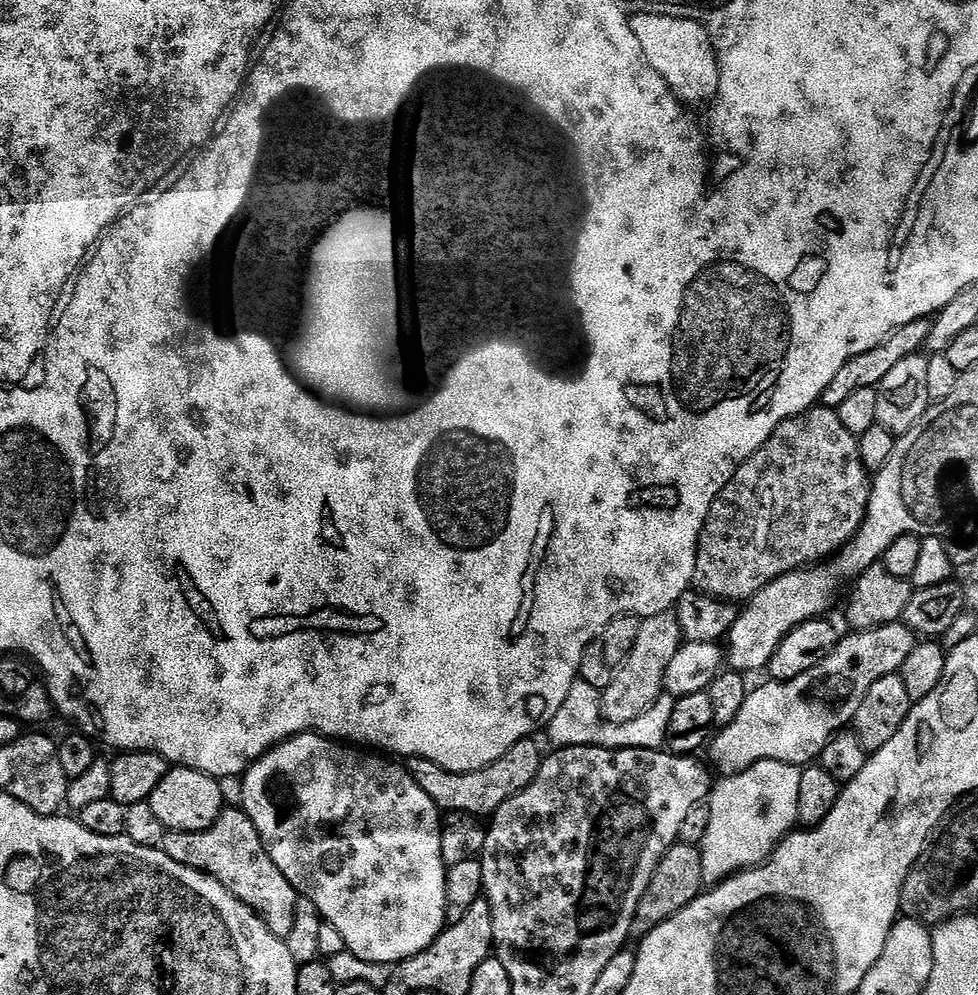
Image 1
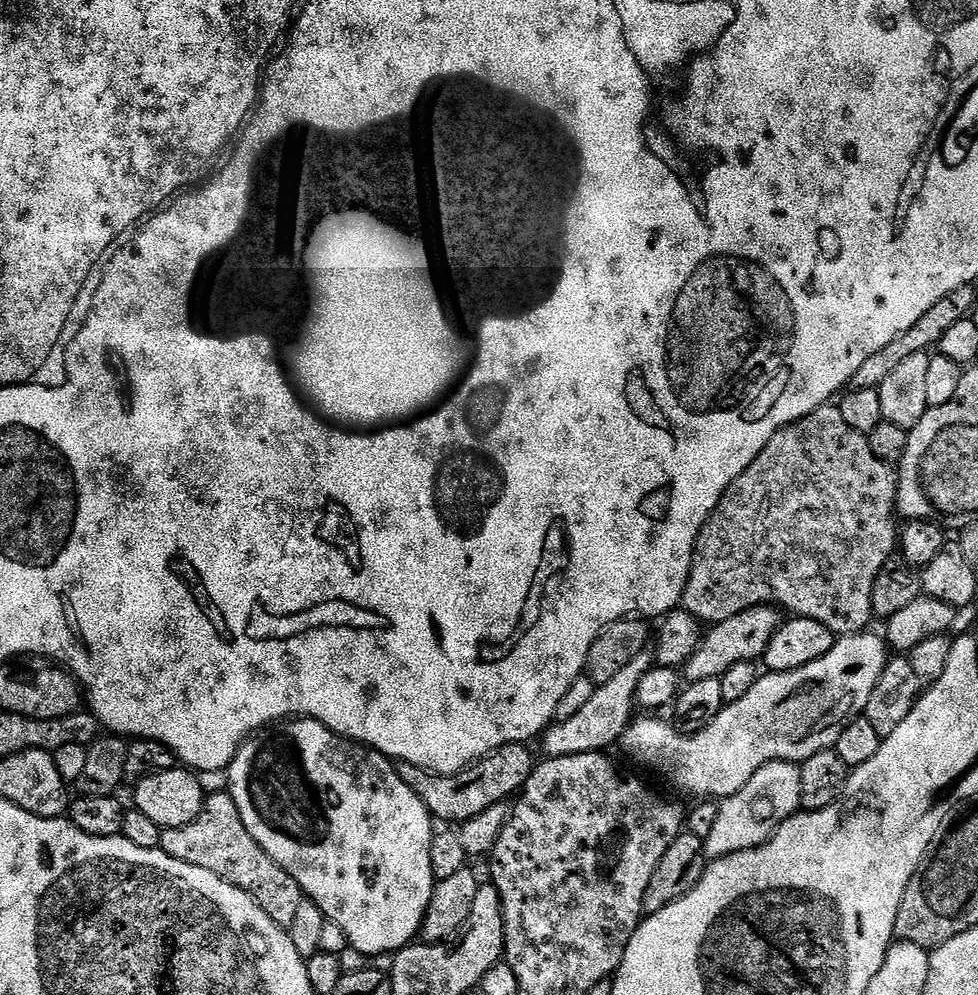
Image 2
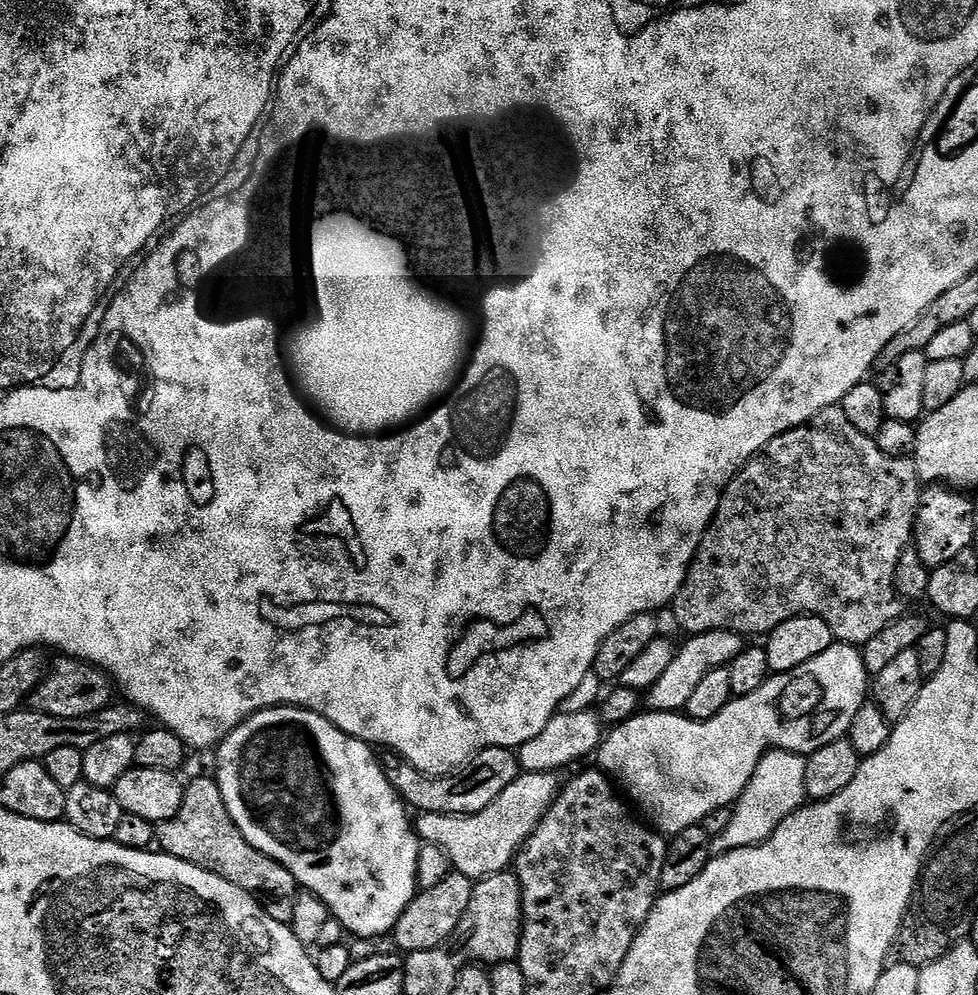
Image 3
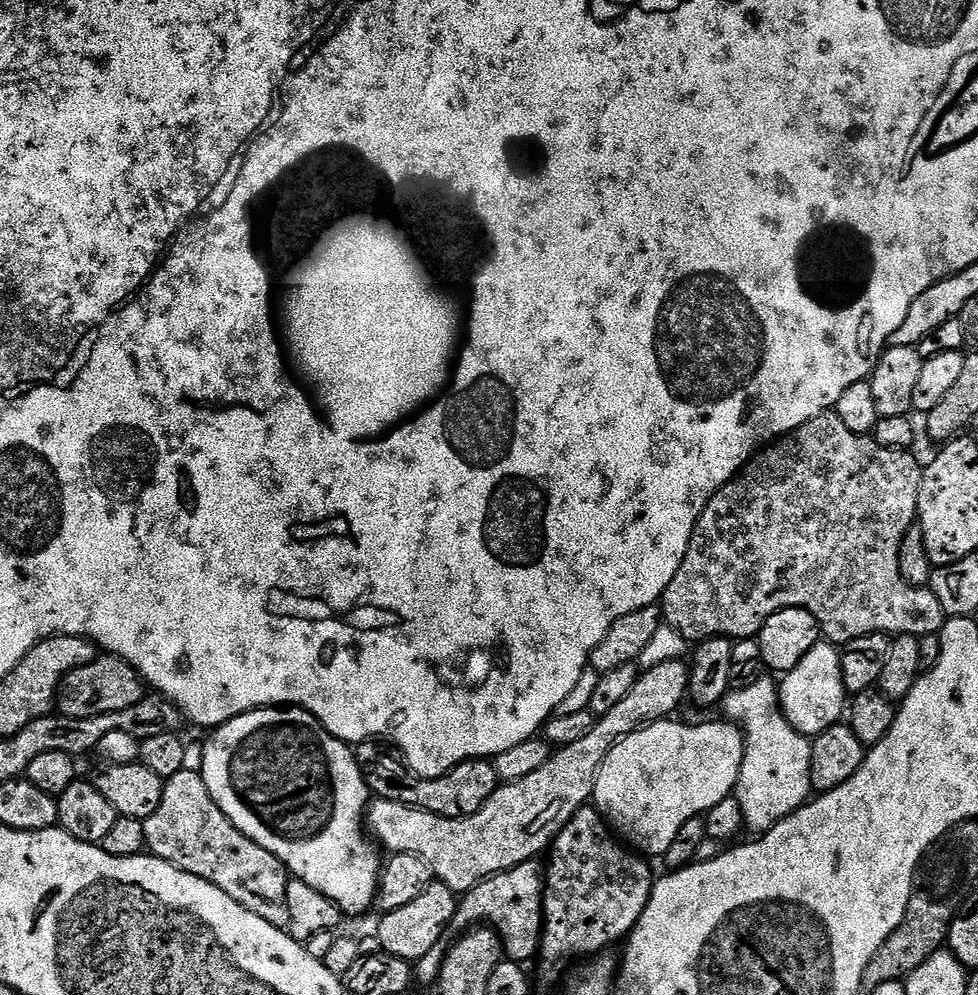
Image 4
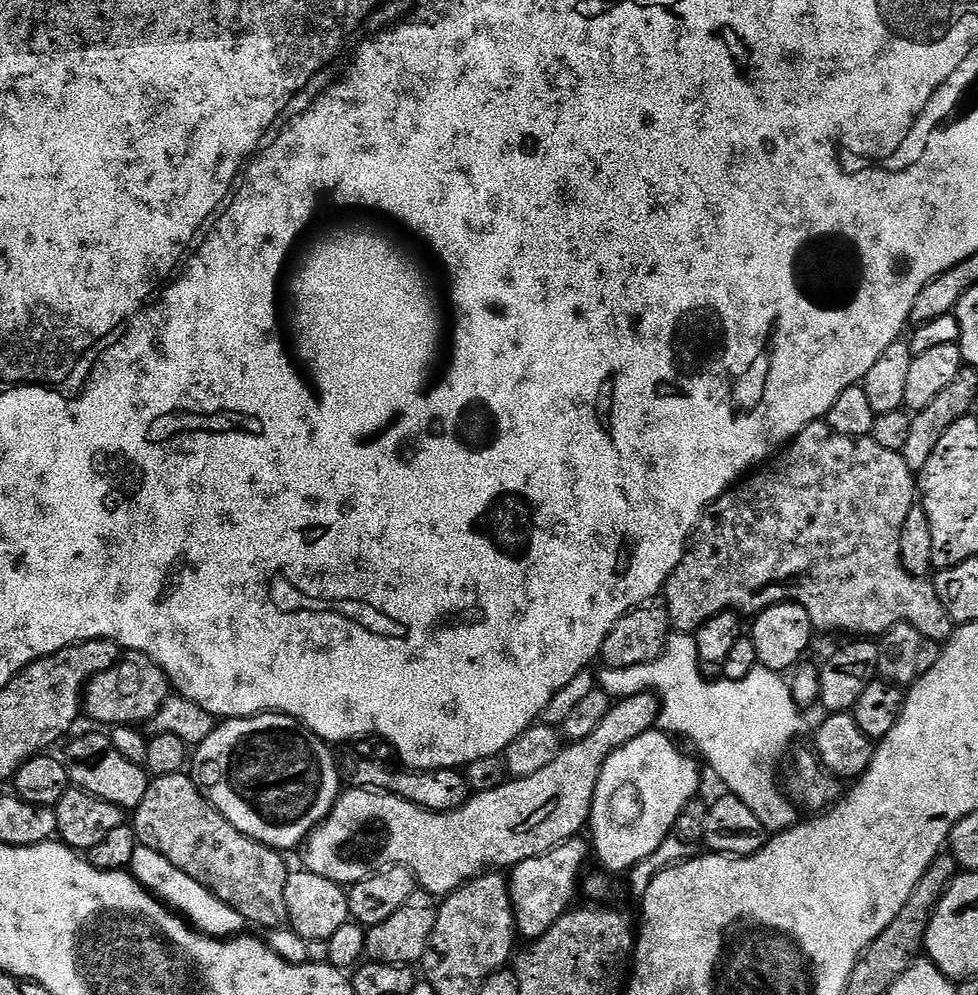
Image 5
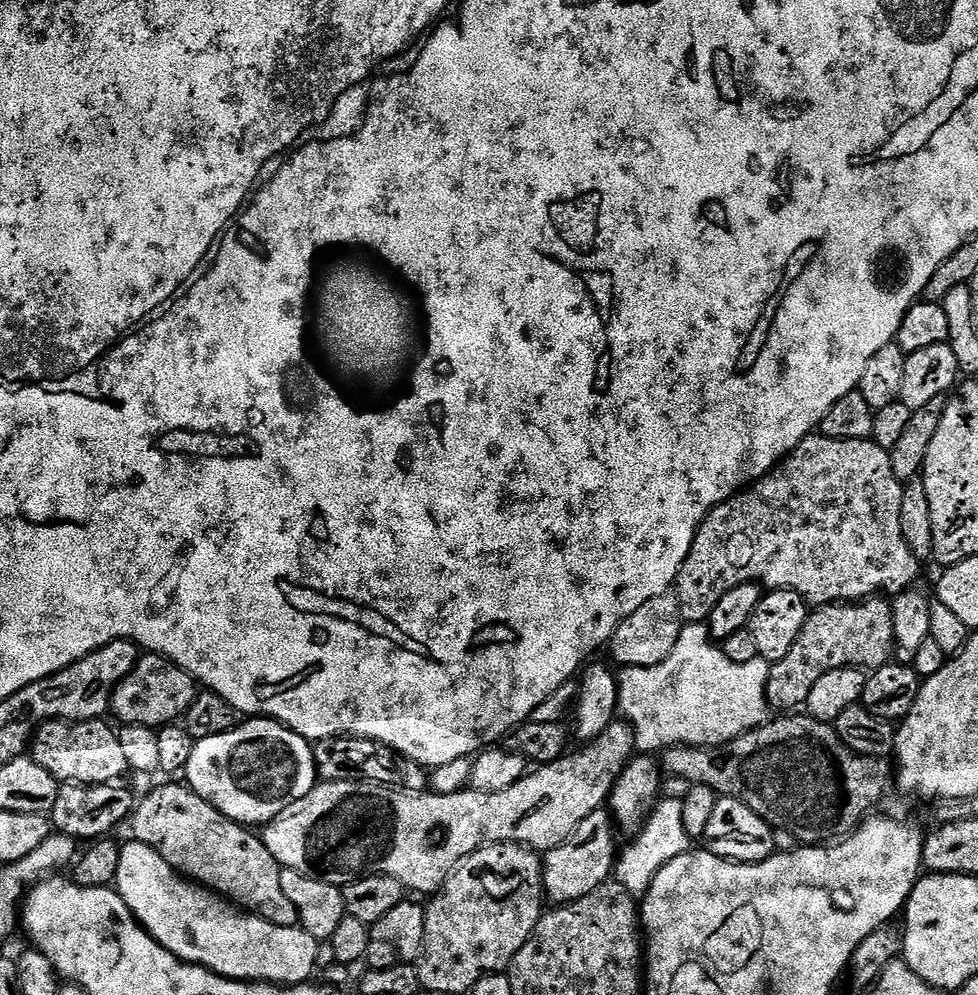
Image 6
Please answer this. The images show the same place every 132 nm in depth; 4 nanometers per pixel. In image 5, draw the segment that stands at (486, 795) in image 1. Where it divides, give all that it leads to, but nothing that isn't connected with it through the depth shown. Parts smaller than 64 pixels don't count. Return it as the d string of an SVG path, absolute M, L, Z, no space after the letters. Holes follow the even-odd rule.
M376 738L353 743L344 750L344 757L342 755L339 757L338 767L345 785L353 788L370 788L378 792L391 792L392 795L400 796L406 802L431 812L453 812L468 801L470 789L468 777L463 771L454 768L413 770L394 755L391 747L385 746Z

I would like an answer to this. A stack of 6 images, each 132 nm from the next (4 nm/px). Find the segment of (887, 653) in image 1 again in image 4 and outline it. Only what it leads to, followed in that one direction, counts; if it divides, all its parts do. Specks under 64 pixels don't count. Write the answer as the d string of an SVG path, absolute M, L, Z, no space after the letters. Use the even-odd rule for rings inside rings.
M821 642L783 677L779 685L780 707L794 730L803 736L815 738L830 726L845 719L850 704L850 693L844 684L844 662L842 652L831 642ZM669 718L643 725L621 738L606 754L596 775L592 791L596 811L633 849L649 857L663 857L686 822L703 817L736 791L744 761L744 734L735 723L727 723L679 724L676 718Z

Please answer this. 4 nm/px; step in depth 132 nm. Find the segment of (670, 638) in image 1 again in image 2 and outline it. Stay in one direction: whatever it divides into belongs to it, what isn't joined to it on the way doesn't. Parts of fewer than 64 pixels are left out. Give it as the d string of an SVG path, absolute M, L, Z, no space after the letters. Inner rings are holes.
M645 650L642 654L638 654L638 658L632 659L615 678L610 678L610 682L599 685L589 695L586 706L582 706L582 710L578 710L578 714L574 714L568 720L553 723L543 733L543 755L548 758L562 758L574 754L604 752L615 740L617 743L634 719L632 708L637 707L636 691L638 690L638 682L642 682L644 675L653 667L653 653Z

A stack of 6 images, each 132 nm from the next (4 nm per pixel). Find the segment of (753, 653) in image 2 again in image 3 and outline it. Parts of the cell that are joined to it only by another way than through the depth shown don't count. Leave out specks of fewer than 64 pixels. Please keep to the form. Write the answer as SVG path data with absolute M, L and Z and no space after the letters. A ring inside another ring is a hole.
M726 630L689 635L685 640L688 641L677 647L674 662L670 662L670 666L663 671L662 678L658 678L658 682L654 682L654 686L646 693L646 704L651 711L679 713L686 706L686 702L690 702L694 686L698 686L698 682L702 682L702 678L706 678L710 670L726 668L734 658L738 658L738 654L742 654L746 646L745 637Z

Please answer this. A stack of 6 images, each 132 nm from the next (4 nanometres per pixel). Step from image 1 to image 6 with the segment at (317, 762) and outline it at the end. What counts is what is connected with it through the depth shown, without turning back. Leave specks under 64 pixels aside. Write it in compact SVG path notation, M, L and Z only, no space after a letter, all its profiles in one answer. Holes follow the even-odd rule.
M267 718L237 723L226 734L196 741L186 769L187 787L193 788L226 818L245 826L267 826L284 815L316 787L313 745L285 724Z

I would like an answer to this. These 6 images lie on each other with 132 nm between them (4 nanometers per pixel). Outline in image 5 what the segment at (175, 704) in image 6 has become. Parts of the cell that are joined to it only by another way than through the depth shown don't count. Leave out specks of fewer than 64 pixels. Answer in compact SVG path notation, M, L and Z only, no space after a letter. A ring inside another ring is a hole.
M137 655L123 659L110 670L100 672L89 680L84 689L82 708L87 719L92 722L97 720L100 726L144 726L156 717L158 710L162 710L169 695L168 675L149 656Z

